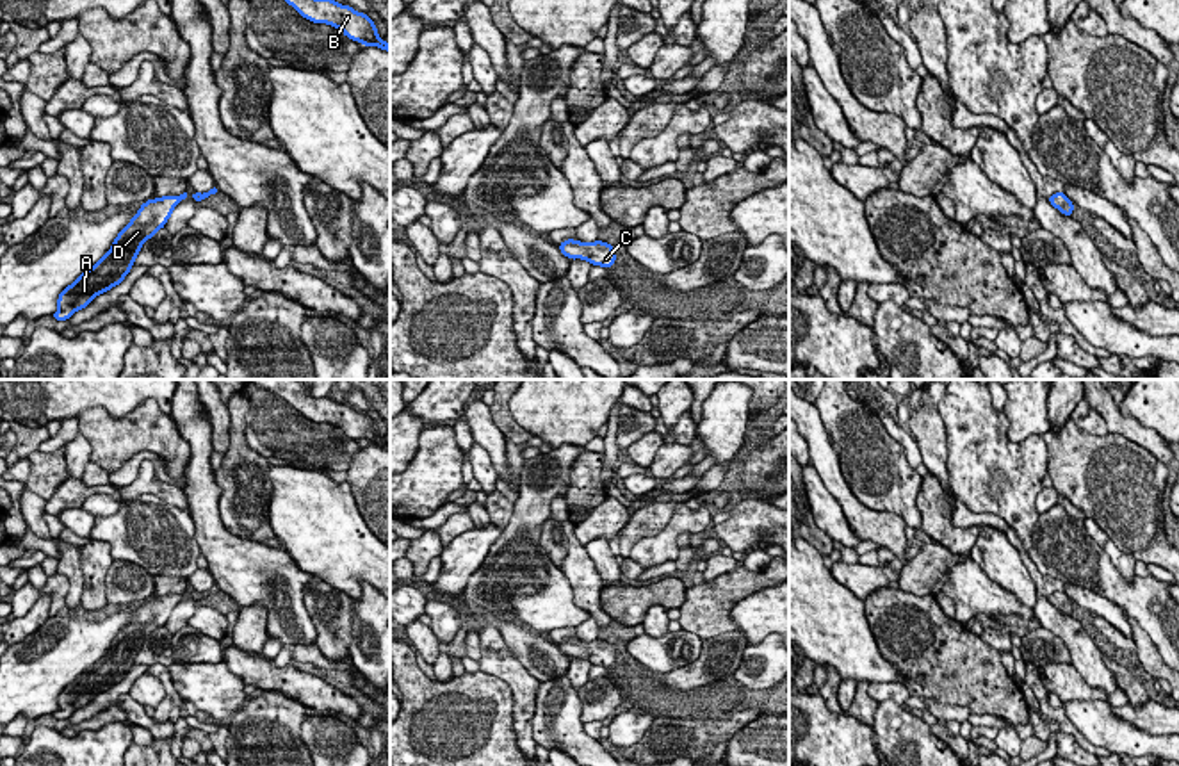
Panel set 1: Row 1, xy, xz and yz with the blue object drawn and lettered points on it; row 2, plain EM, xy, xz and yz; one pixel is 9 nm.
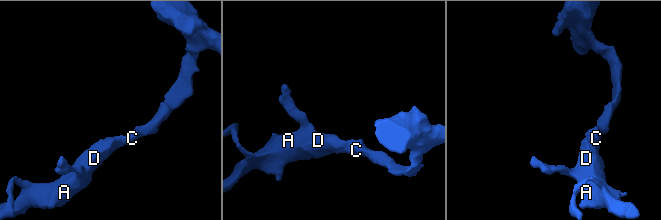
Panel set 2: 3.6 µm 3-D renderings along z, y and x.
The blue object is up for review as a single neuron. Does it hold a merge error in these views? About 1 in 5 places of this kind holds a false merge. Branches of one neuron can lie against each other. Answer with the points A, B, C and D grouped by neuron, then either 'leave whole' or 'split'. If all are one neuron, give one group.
A B C D | leave whole

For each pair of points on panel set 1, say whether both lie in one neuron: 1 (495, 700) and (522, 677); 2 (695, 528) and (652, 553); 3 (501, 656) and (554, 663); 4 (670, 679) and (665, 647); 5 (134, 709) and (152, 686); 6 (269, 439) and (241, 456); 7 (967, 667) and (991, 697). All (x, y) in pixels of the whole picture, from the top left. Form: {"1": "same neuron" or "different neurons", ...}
{"1": "different neurons", "2": "same neuron", "3": "different neurons", "4": "different neurons", "5": "different neurons", "6": "different neurons", "7": "same neuron"}

